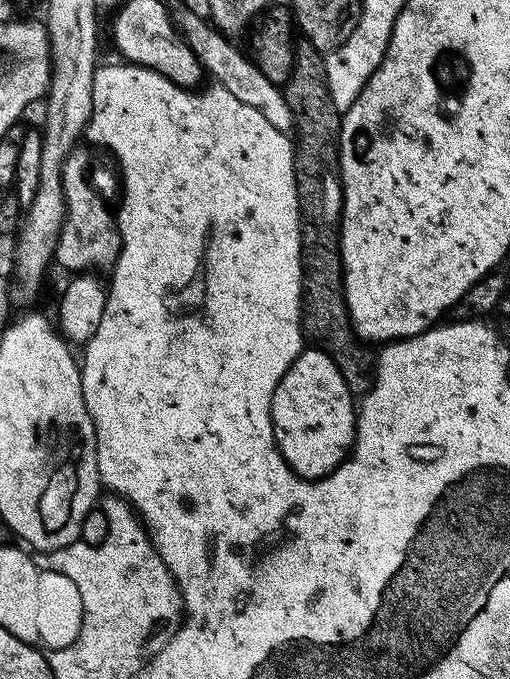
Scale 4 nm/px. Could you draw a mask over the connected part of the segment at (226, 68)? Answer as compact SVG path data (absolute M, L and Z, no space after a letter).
M175 7L171 11L171 17L174 25L176 25L177 31L180 32L181 36L190 46L191 52L195 54L200 62L201 69L210 77L215 83L223 86L224 89L228 90L234 98L237 98L238 102L243 102L246 106L253 106L254 109L260 110L263 117L276 130L284 135L289 135L295 129L295 120L293 118L292 107L286 102L283 91L279 88L279 85L270 82L261 70L245 53L244 55L233 45L233 41L229 40L229 37L224 35L220 30L214 26L205 18L198 15L194 11L190 11L188 8Z

